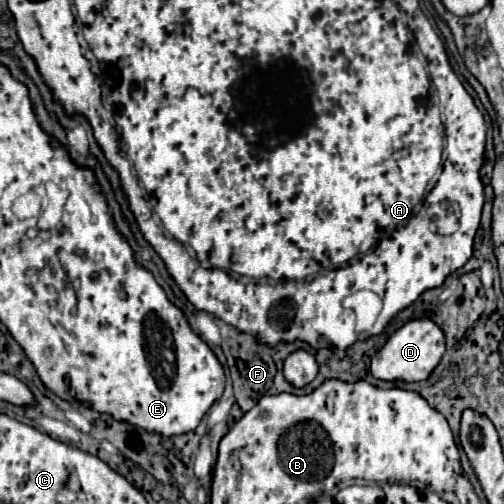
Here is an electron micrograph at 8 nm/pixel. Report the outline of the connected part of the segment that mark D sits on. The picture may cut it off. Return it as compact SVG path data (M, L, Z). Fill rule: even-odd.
M427 317L411 319L403 327L399 327L387 339L387 343L373 355L371 373L373 373L373 377L383 379L383 381L397 381L397 379L423 381L439 365L443 353L445 353L445 335L443 335L441 327Z

